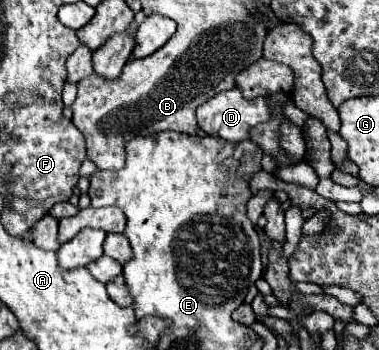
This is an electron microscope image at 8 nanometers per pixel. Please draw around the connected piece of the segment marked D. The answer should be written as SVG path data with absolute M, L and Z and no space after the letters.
M238 88L220 92L218 96L210 98L208 102L204 102L202 106L198 106L196 110L198 116L198 124L200 128L210 134L210 136L218 136L222 140L228 142L240 142L240 140L250 140L250 130L258 124L270 122L272 118L272 108L266 104L266 98L256 98L256 100L246 100L242 96L242 92Z

